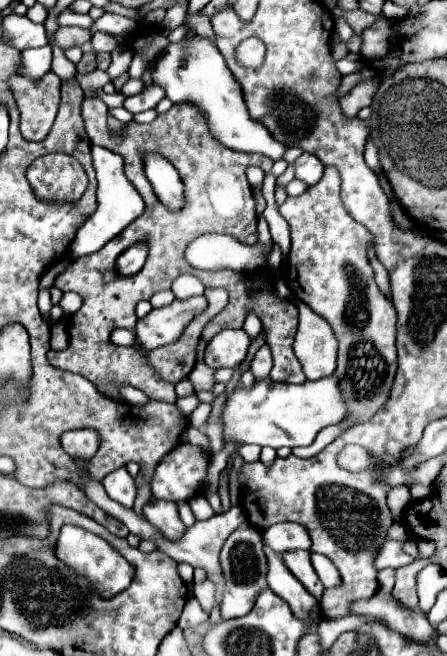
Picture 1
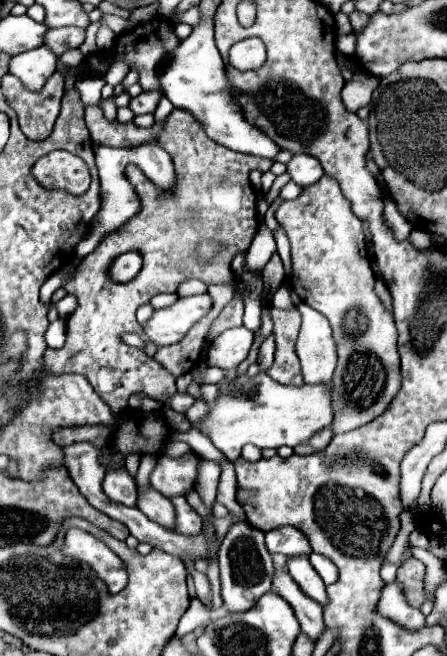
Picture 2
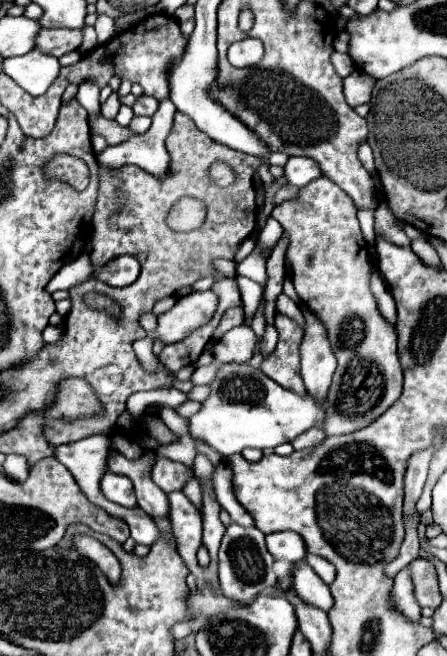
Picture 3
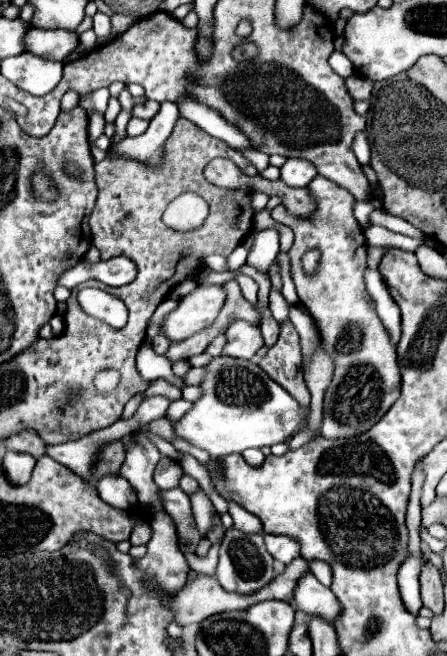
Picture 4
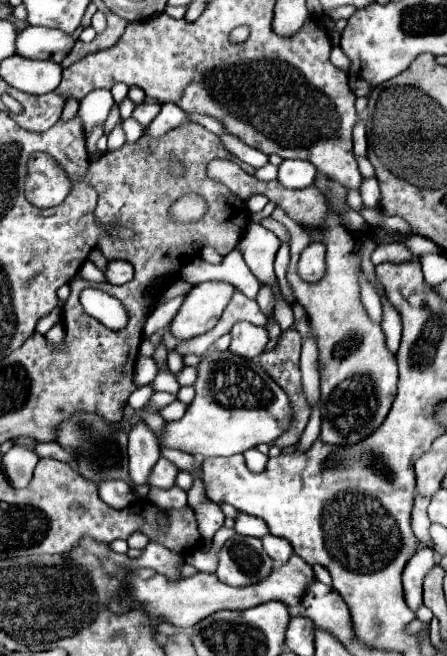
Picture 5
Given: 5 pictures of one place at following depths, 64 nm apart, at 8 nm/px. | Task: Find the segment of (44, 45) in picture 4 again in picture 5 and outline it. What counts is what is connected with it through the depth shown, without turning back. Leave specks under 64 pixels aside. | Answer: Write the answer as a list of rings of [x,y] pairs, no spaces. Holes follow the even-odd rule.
[[[26,26],[16,38],[16,54],[32,60],[62,62],[72,50],[74,38],[62,30]]]

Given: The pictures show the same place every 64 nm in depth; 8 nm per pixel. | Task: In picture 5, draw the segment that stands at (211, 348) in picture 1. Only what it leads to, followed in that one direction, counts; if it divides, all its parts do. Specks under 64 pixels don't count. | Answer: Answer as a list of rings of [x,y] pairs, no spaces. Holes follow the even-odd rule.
[[[236,322],[230,330],[230,336],[232,336],[232,342],[228,350],[244,358],[254,358],[262,354],[268,344],[266,330],[248,322]]]

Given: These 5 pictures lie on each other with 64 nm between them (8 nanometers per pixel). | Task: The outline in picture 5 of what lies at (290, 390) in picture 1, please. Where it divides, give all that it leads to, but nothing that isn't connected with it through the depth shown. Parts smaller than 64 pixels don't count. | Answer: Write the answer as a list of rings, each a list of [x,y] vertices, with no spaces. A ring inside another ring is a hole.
[[[210,348],[204,354],[198,364],[198,380],[194,388],[196,398],[180,420],[166,424],[166,430],[160,436],[160,446],[178,448],[204,458],[232,456],[264,444],[262,434],[268,434],[268,444],[272,444],[292,424],[288,394],[264,372],[258,362],[246,360],[228,350],[216,352]]]

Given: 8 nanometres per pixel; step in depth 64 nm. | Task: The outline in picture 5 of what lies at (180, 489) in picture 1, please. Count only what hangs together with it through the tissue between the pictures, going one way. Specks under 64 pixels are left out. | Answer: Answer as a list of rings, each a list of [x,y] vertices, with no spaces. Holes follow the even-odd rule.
[[[160,458],[150,474],[150,486],[156,488],[172,488],[176,484],[176,476],[178,476],[178,468],[174,464],[170,464],[166,458]]]

